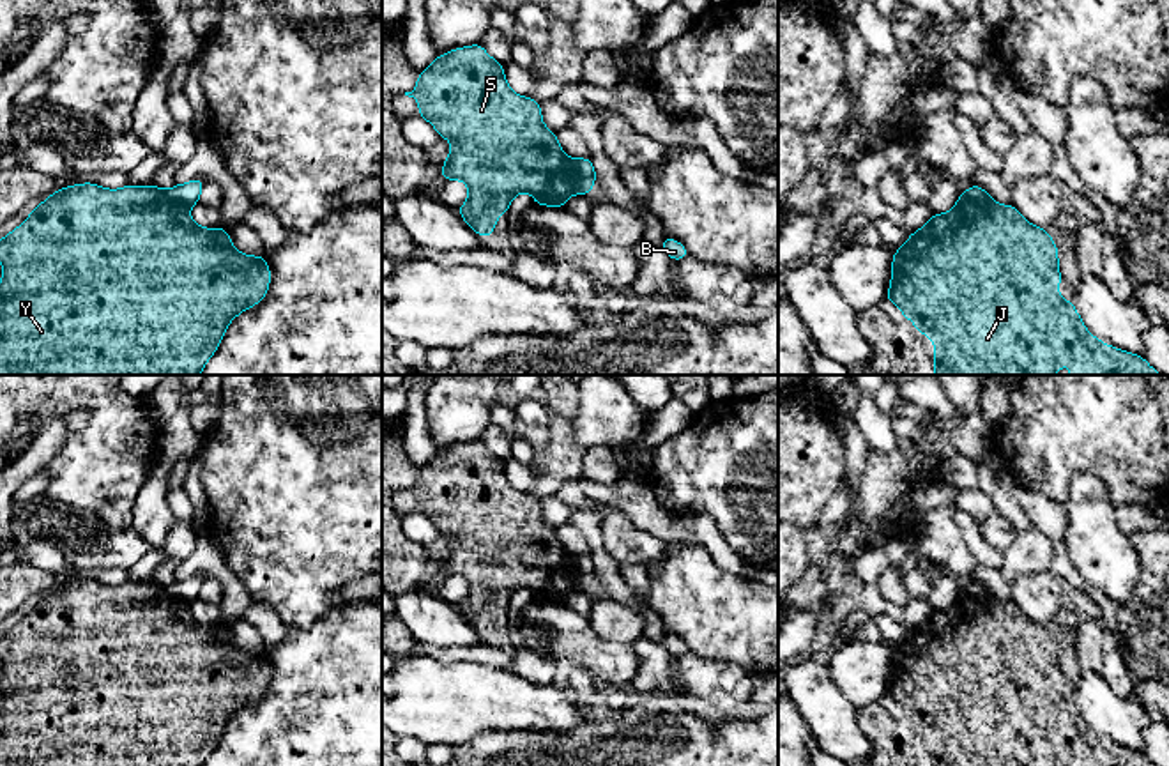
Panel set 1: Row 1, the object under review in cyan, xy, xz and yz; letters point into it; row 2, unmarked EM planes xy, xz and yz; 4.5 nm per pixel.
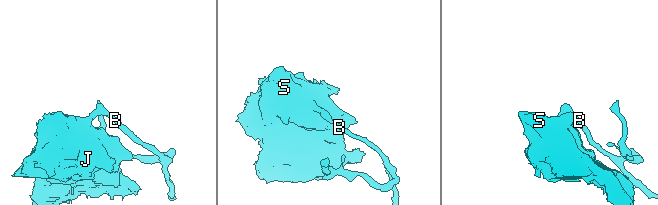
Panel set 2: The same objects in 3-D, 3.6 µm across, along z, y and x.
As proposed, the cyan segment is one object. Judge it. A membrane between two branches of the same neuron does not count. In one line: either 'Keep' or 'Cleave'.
Cleave

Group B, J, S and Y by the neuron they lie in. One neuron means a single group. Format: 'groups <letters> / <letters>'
groups B / J S Y

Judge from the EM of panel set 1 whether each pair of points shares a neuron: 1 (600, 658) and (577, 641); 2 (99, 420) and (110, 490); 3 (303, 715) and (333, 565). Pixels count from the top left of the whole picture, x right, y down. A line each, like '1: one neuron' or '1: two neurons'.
1: one neuron
2: one neuron
3: two neurons

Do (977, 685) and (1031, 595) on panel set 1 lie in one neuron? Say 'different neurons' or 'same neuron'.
different neurons

